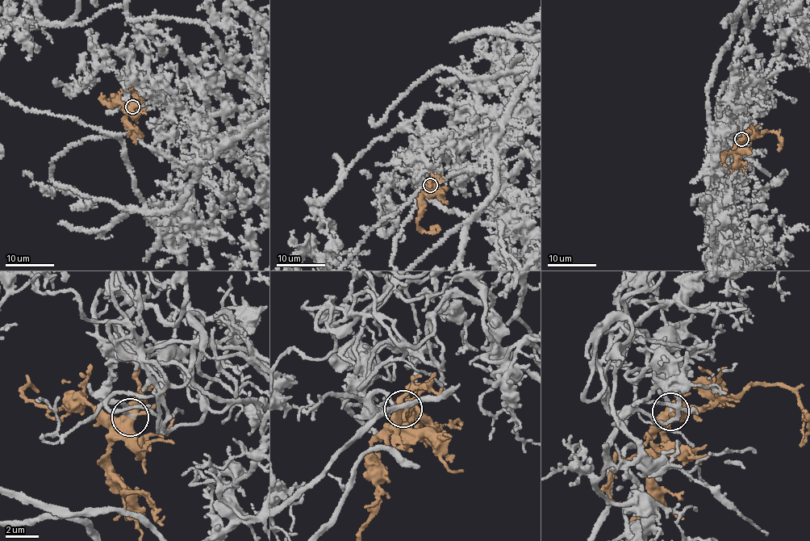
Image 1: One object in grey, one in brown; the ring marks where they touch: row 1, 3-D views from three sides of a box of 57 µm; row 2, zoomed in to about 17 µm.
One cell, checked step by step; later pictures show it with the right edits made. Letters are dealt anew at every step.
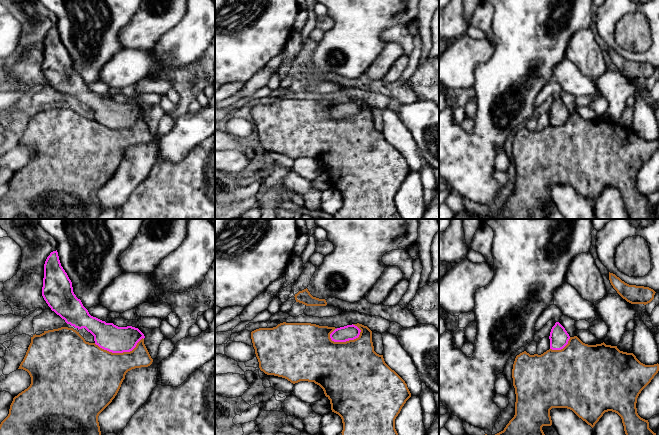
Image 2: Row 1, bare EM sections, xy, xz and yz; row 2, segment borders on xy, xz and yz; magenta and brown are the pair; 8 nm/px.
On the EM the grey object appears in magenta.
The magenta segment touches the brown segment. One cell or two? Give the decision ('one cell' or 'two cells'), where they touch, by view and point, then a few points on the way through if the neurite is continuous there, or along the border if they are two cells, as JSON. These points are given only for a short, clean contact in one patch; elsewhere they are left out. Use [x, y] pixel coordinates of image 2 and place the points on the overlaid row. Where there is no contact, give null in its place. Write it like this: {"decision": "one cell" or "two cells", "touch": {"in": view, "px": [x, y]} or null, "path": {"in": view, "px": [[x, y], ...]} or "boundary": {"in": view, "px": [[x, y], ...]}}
{"decision": "one cell", "touch": {"in": "xz", "px": [346, 340]}}

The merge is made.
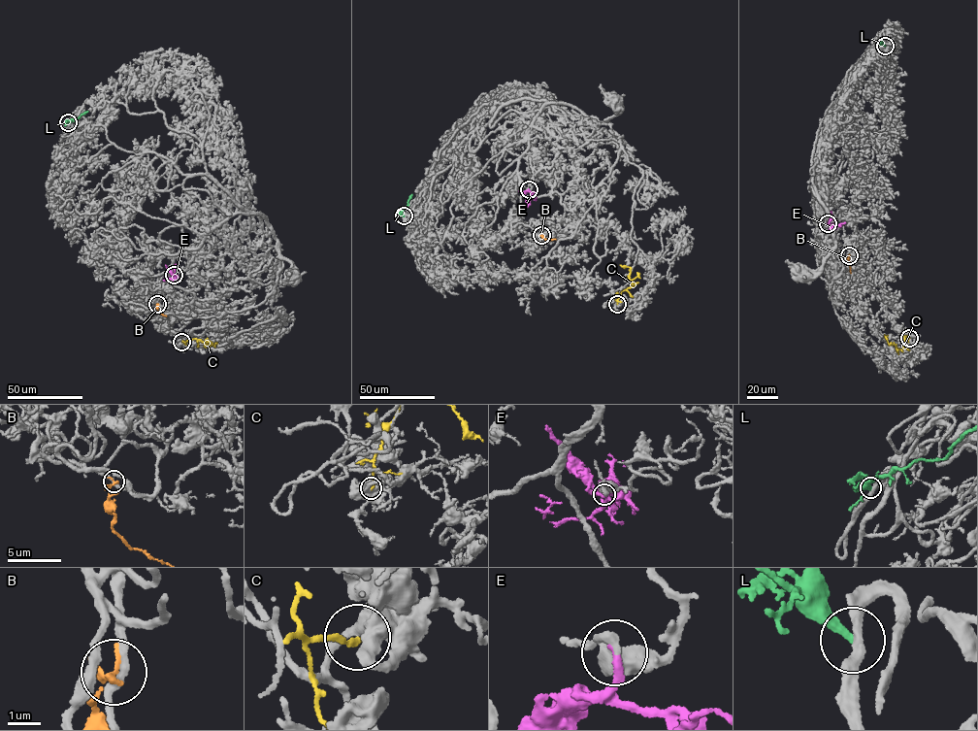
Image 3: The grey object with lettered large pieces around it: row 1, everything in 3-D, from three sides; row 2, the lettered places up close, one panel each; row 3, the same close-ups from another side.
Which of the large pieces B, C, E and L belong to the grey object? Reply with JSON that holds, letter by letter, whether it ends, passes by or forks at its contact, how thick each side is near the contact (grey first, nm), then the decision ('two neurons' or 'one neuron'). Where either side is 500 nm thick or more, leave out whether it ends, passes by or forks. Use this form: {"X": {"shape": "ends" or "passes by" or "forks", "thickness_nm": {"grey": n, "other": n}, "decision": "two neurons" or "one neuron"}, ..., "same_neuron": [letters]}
{"B": {"shape": "ends", "thickness_nm": {"grey": 240, "other": 200}, "decision": "two neurons"}, "C": {"shape": "ends", "thickness_nm": {"grey": 460, "other": 140}, "decision": "two neurons"}, "E": {"shape": "ends", "thickness_nm": {"grey": 260, "other": 200}, "decision": "one neuron"}, "L": {"shape": "ends", "thickness_nm": {"grey": 280, "other": 300}, "decision": "two neurons"}, "same_neuron": ["E"]}

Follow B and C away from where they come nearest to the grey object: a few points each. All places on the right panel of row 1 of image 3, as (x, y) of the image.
B: (849, 255), (850, 273)
C: (909, 338), (904, 338), (903, 347), (898, 348), (895, 345), (889, 345), (884, 334)

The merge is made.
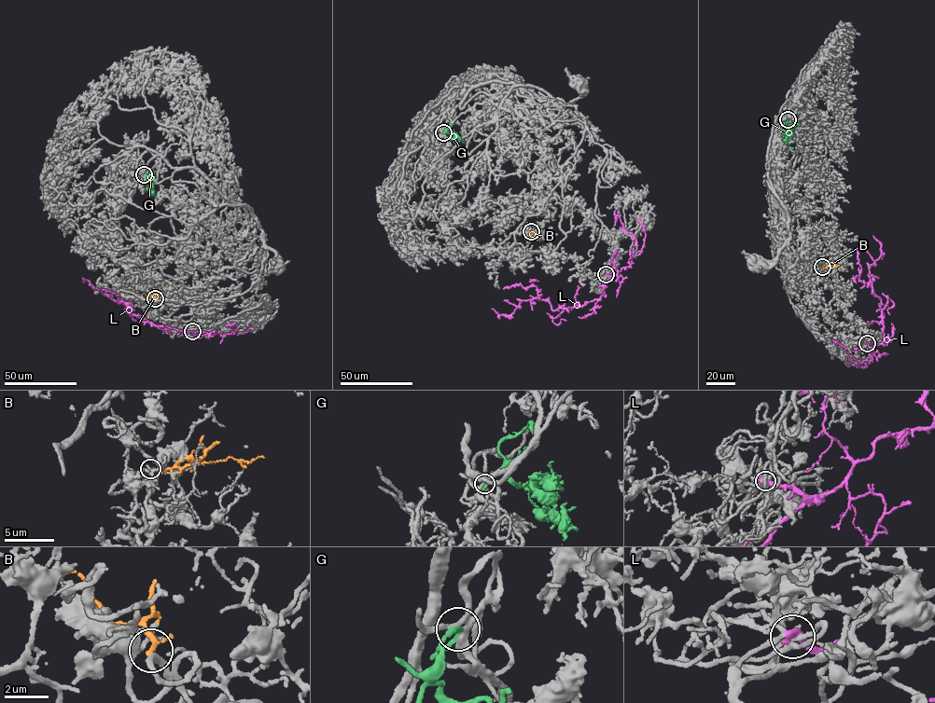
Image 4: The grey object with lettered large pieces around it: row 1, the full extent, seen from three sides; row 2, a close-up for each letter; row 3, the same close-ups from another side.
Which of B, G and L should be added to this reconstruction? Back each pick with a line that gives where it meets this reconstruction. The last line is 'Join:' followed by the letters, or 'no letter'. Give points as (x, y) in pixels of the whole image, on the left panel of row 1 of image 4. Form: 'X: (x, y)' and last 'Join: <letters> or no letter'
G: (144, 174)
Join: G

